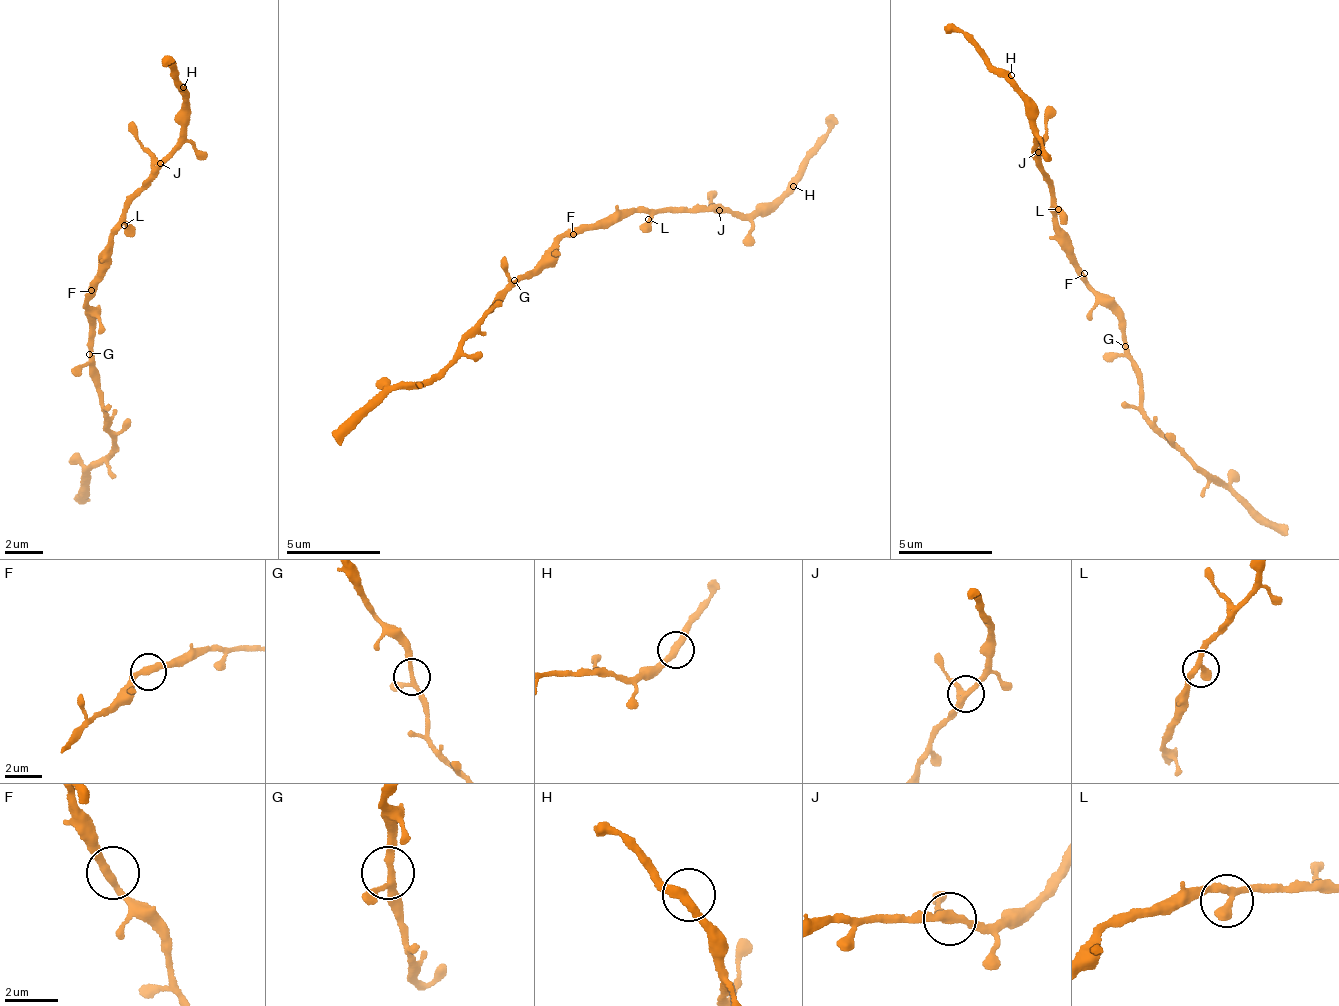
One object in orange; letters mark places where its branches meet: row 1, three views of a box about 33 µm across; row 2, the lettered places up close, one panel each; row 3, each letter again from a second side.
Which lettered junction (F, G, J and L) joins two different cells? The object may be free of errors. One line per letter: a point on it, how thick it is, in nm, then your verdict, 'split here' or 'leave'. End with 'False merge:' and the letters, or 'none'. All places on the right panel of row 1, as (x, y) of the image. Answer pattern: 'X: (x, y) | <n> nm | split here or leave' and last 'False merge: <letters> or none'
F: (1084, 273) | 320 nm | leave
G: (1125, 346) | 200 nm | leave
J: (1038, 152) | 280 nm | leave
L: (1058, 209) | 360 nm | leave
False merge: none

